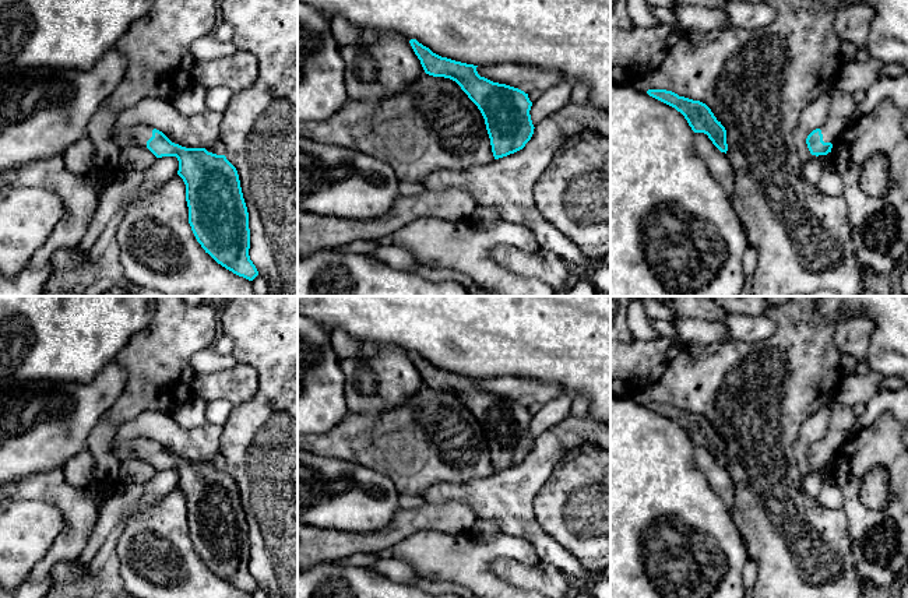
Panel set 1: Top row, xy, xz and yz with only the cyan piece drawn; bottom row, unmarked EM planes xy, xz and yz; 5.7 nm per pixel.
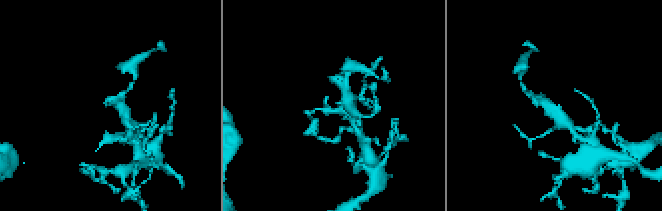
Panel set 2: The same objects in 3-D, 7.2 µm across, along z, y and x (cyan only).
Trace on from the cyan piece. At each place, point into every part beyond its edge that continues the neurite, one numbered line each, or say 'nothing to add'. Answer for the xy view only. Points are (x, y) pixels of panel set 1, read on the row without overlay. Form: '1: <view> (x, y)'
1: xy (138, 449)

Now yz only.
1: yz (843, 419)

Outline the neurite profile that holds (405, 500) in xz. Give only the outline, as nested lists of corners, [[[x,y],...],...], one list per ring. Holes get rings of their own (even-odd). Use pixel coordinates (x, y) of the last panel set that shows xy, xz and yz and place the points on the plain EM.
[[[400,495],[401,509],[416,509],[426,503],[423,496]]]

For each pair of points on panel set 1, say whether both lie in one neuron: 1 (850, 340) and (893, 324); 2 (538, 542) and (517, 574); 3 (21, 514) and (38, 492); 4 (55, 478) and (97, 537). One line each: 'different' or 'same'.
1: different
2: different
3: different
4: different

